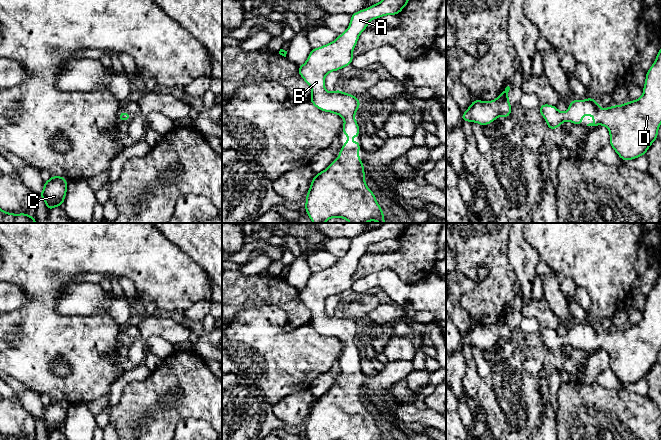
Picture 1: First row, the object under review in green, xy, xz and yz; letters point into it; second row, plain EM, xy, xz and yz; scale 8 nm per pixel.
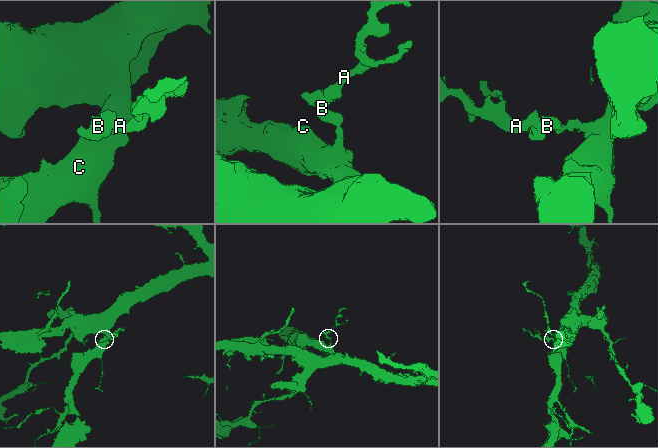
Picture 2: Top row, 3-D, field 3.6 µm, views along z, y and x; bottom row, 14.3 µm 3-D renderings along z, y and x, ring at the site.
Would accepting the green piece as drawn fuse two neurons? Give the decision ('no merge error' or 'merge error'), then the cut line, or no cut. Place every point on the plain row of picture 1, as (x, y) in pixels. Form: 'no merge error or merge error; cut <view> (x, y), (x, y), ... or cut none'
no merge error; cut none

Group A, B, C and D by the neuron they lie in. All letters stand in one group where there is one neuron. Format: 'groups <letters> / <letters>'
groups A B C D

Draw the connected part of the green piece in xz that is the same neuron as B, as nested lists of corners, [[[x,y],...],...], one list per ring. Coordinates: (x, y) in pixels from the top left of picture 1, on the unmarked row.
[[[383,223],[367,233],[353,237],[345,256],[339,258],[337,263],[326,269],[312,272],[307,285],[298,290],[299,299],[312,314],[312,319],[309,322],[311,327],[323,336],[341,340],[345,344],[342,357],[350,361],[340,371],[338,382],[333,384],[325,394],[315,398],[312,403],[309,415],[305,420],[304,433],[308,440],[384,440],[384,435],[378,428],[375,418],[367,411],[365,406],[364,388],[359,381],[360,364],[358,363],[355,365],[355,369],[352,369],[351,361],[359,361],[360,358],[359,349],[354,343],[357,334],[360,332],[360,323],[339,313],[331,317],[328,316],[325,313],[325,300],[332,295],[338,295],[352,288],[354,282],[352,276],[357,269],[358,262],[367,253],[371,244],[386,239],[398,239],[409,225],[410,223]]]

